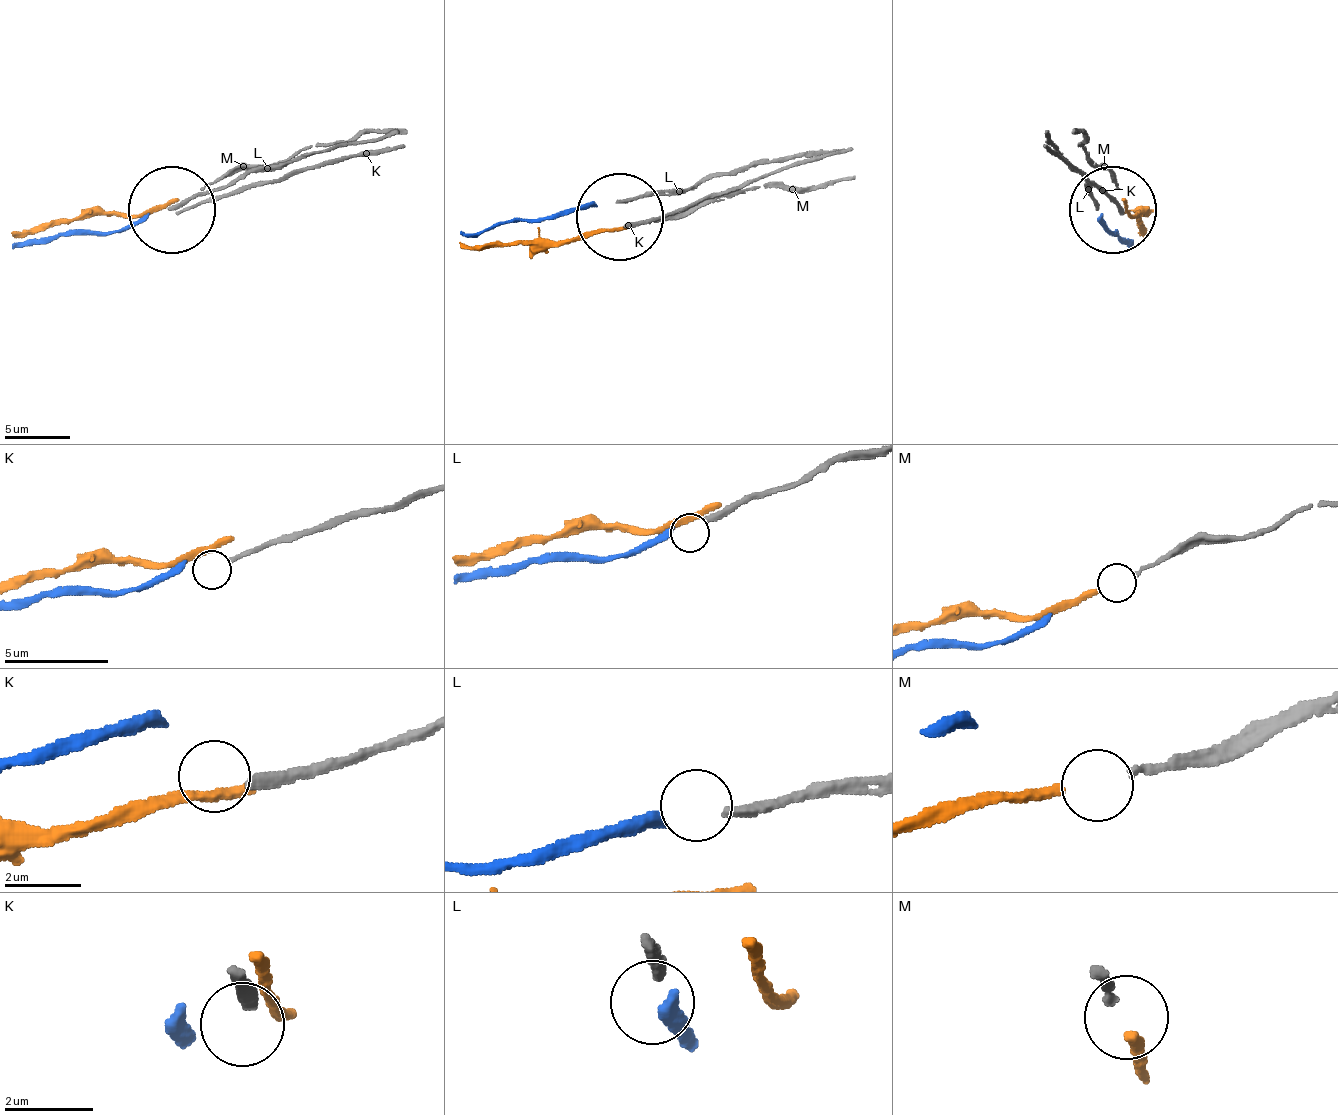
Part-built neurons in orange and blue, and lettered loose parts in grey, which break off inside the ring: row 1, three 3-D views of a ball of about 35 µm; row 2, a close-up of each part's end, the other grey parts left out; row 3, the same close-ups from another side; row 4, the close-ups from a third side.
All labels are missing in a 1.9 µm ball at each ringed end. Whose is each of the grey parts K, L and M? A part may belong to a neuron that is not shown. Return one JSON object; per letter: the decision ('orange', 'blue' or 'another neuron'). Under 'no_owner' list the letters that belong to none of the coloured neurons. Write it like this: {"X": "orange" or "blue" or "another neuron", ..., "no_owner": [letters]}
{"K": "another neuron", "L": "blue", "M": "orange", "no_owner": ["K"]}

